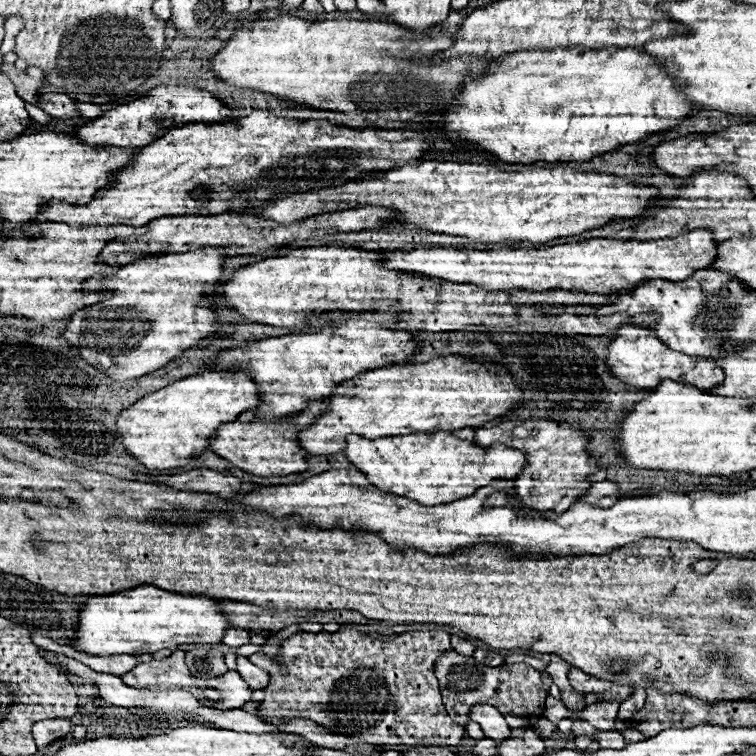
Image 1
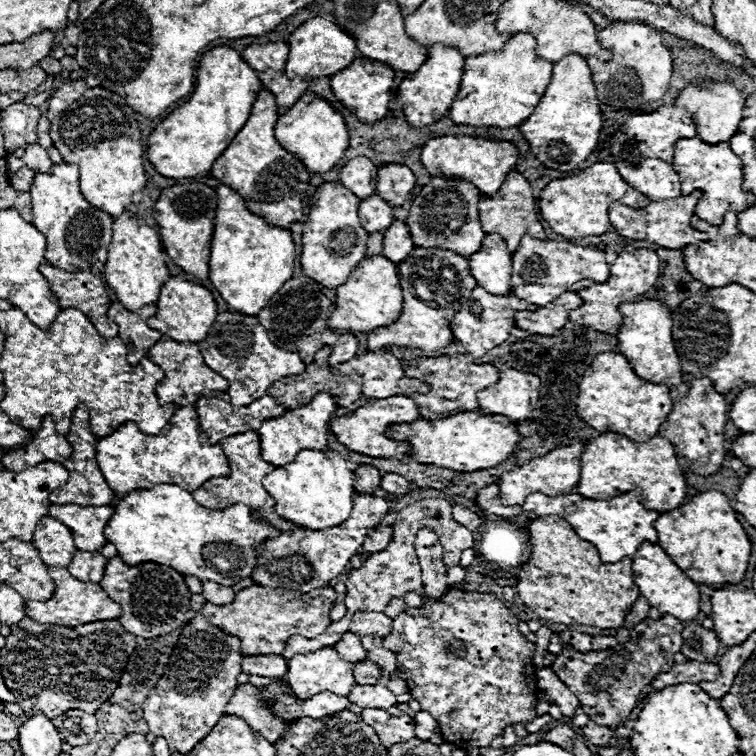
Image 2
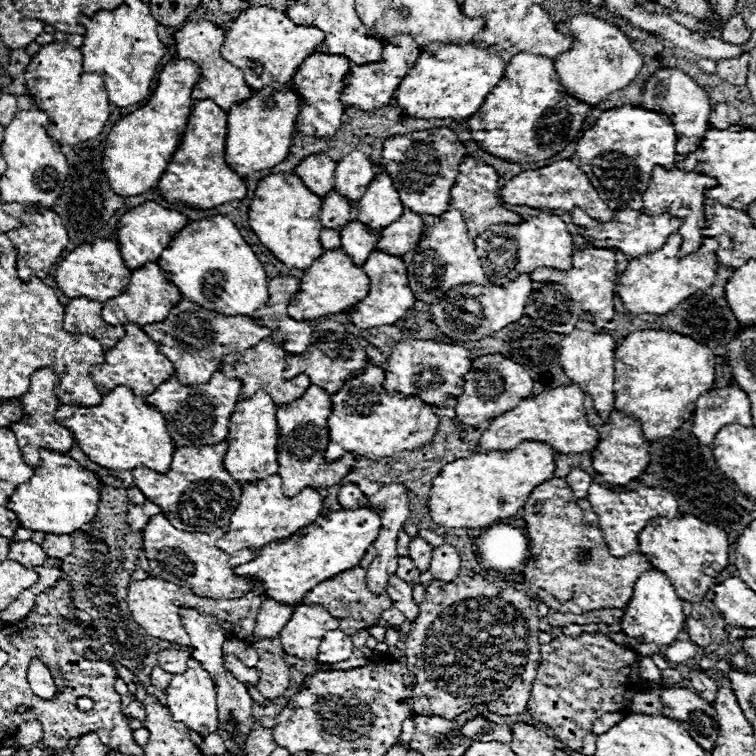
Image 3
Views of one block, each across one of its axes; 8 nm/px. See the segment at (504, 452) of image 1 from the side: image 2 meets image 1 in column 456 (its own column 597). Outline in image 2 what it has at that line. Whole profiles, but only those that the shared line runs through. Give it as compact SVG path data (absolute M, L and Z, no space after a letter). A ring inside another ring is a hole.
M604 432L588 442L582 456L582 474L576 492L592 500L608 500L624 492L638 492L642 504L656 512L668 512L686 502L686 476L676 460L674 446L662 436L654 436L642 444L622 434Z

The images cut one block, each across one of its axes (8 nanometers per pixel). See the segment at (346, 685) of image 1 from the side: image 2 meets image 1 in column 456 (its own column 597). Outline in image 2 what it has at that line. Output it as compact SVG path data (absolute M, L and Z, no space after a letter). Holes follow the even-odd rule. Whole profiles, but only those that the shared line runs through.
M588 722L584 728L582 728L582 732L584 732L584 738L588 740L588 742L592 742L592 744L596 744L596 746L606 746L608 744L608 740L614 736L614 732L616 732L616 728L618 726L598 726L596 722Z

